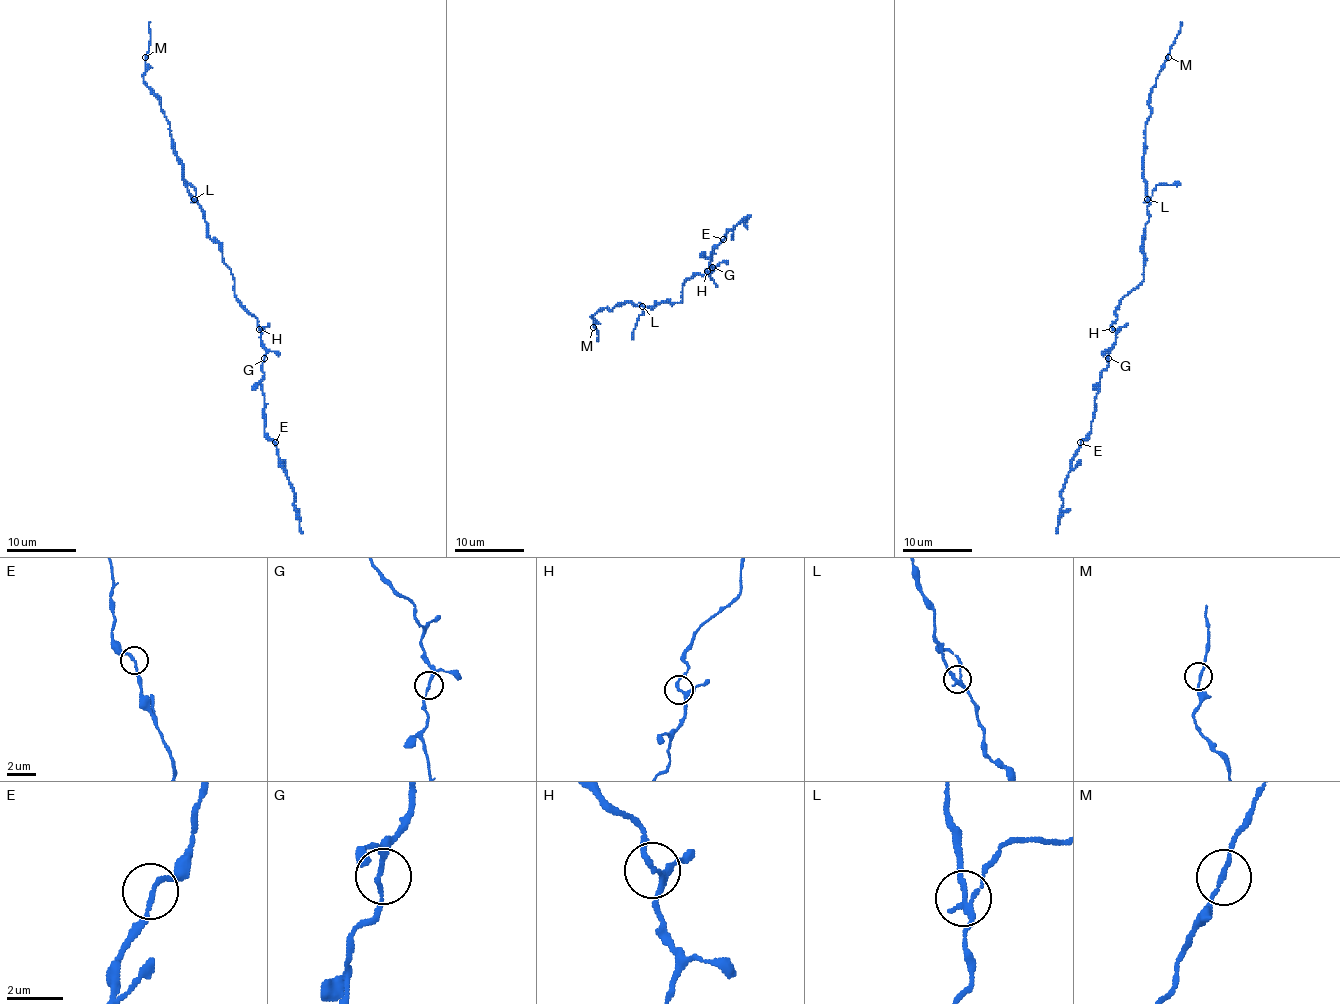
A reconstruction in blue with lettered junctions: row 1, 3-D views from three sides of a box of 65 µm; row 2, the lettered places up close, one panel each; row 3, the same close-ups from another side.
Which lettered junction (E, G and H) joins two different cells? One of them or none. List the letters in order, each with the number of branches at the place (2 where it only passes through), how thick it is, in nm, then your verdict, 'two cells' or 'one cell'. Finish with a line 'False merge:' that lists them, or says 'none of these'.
E: 2 branches meet; 150 nm thick; one cell
G: 3 branches meet; 150 nm thick; one cell
H: 3 branches meet; 150 nm thick; one cell
False merge: none of these

